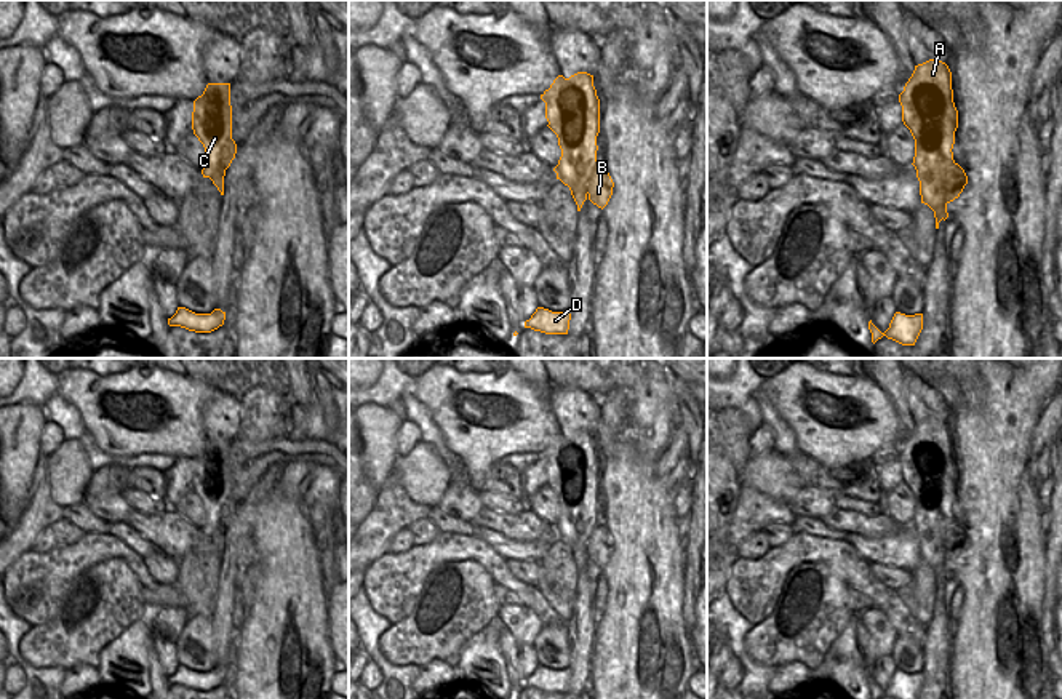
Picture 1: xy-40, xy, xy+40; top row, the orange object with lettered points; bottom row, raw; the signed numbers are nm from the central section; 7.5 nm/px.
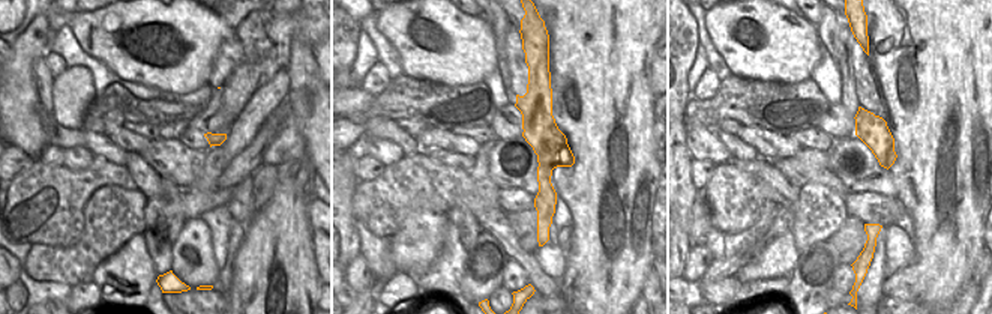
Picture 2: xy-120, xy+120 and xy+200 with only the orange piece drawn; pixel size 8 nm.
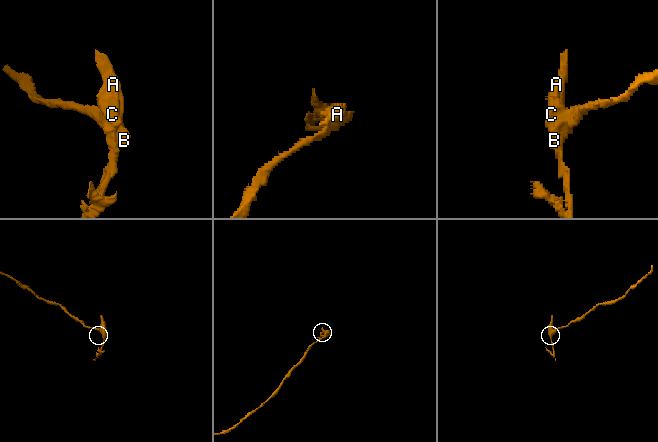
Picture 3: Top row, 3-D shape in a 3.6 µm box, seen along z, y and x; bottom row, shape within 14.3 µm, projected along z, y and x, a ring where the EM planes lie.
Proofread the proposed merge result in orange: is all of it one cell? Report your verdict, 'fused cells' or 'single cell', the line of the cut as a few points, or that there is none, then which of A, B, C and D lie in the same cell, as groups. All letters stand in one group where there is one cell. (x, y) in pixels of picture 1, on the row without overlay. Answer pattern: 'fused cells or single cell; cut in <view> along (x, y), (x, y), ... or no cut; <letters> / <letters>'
fused cells; cut in xy+40 along (954, 519), (942, 528), (947, 560); A C D / B

